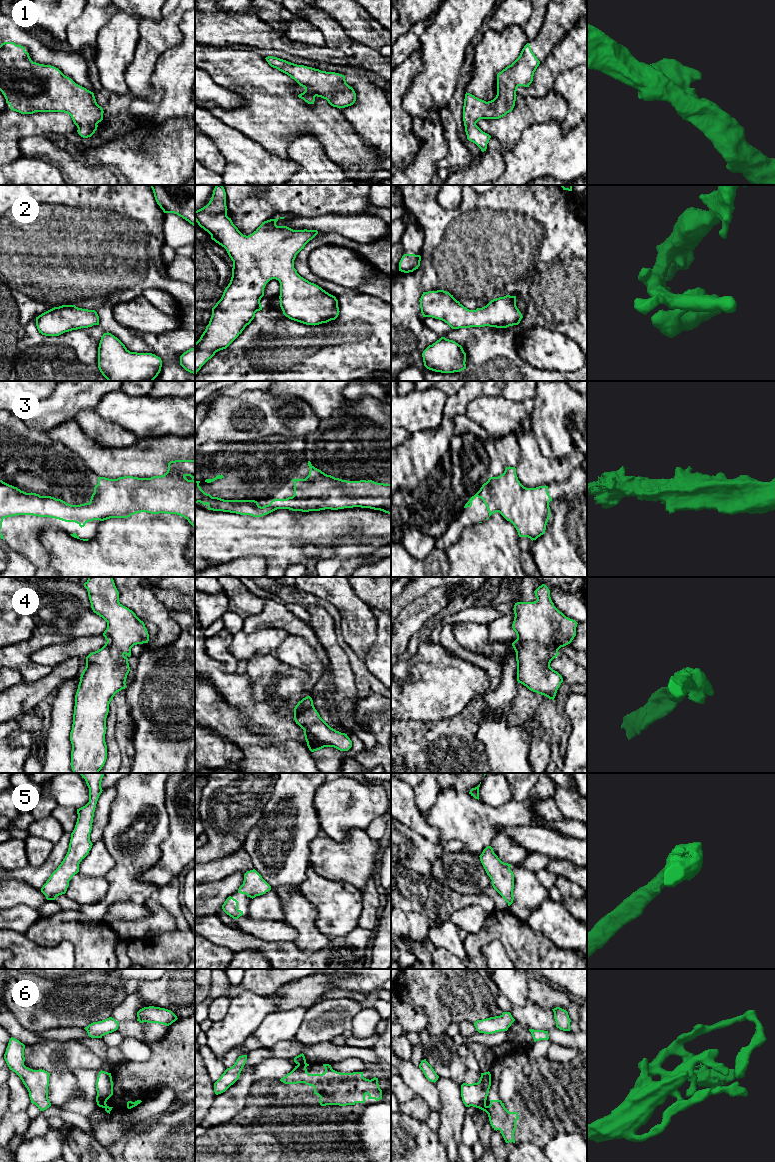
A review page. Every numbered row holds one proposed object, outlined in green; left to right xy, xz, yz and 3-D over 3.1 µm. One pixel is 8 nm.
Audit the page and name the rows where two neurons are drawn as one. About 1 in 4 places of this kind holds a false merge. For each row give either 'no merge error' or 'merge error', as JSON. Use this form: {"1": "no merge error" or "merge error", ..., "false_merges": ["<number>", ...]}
{"1": "no merge error", "2": "no merge error", "3": "no merge error", "4": "no merge error", "5": "no merge error", "6": "merge error", "false_merges": ["6"]}

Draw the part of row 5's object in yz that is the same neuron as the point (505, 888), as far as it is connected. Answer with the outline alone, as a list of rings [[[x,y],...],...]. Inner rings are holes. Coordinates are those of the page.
[[[487,846],[479,857],[487,875],[492,880],[493,888],[510,906],[514,900],[514,874],[510,870],[511,864],[502,862],[491,846]]]

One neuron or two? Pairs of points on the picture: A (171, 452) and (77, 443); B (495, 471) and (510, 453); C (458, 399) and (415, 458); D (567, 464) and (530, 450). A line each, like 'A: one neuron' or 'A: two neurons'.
A: one neuron
B: one neuron
C: one neuron
D: one neuron

